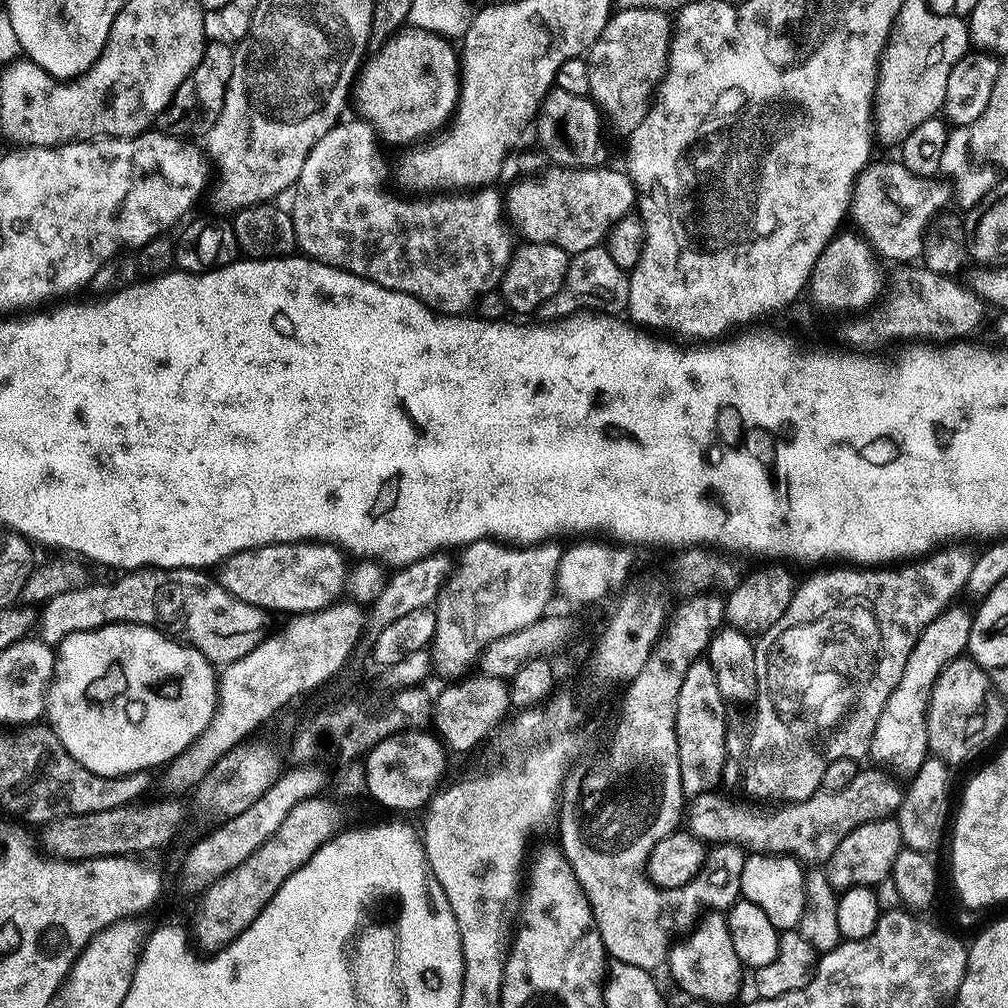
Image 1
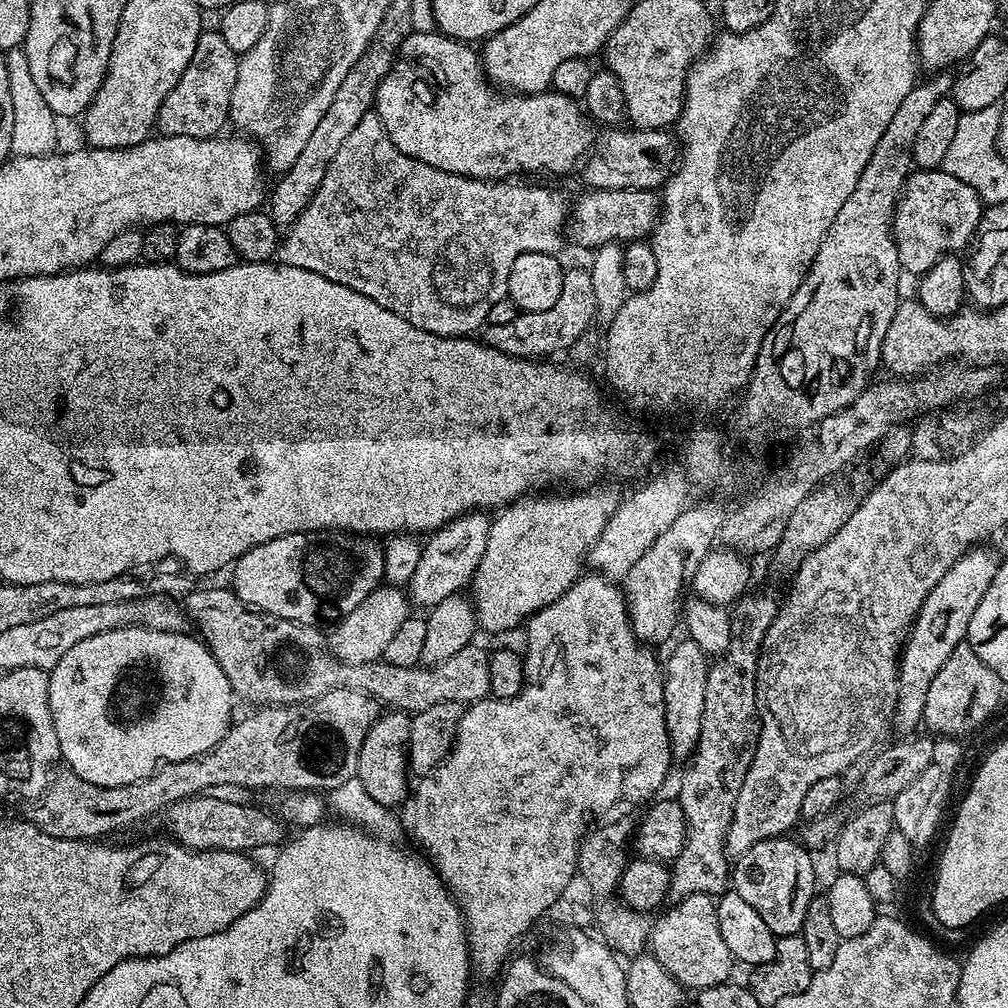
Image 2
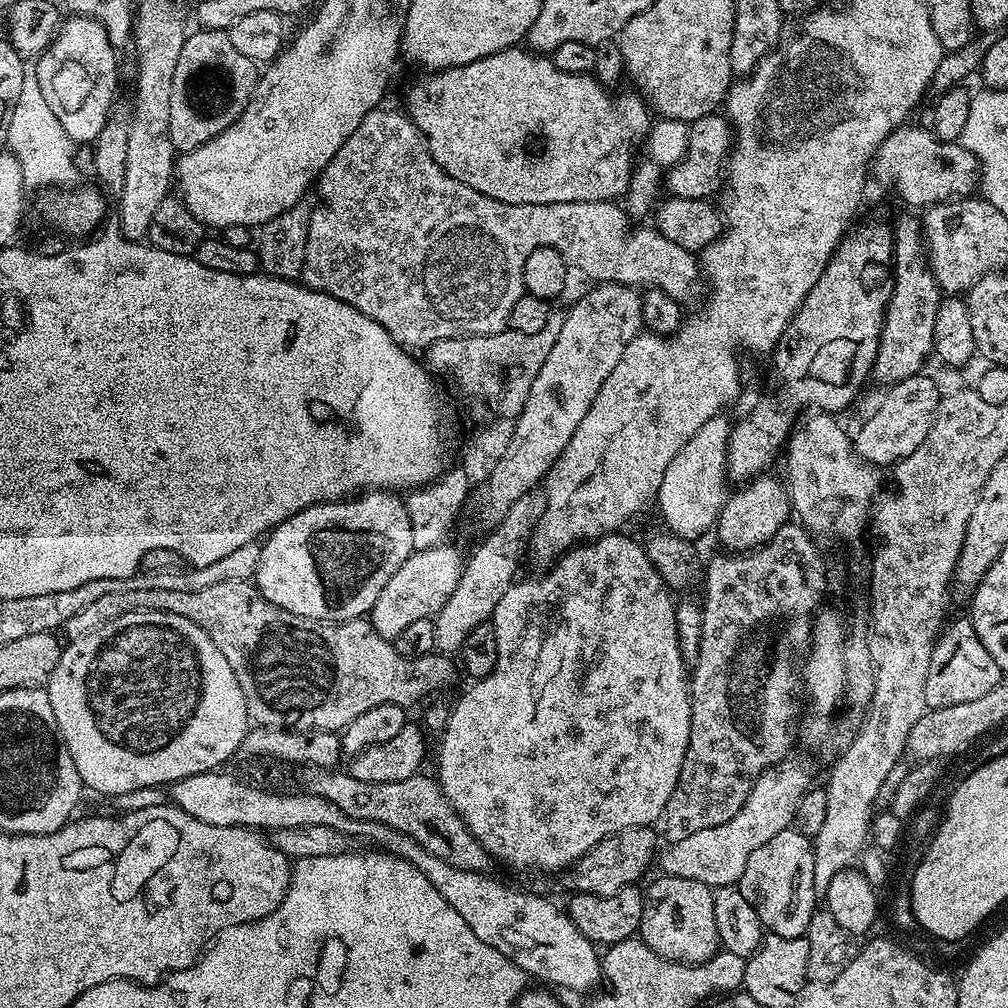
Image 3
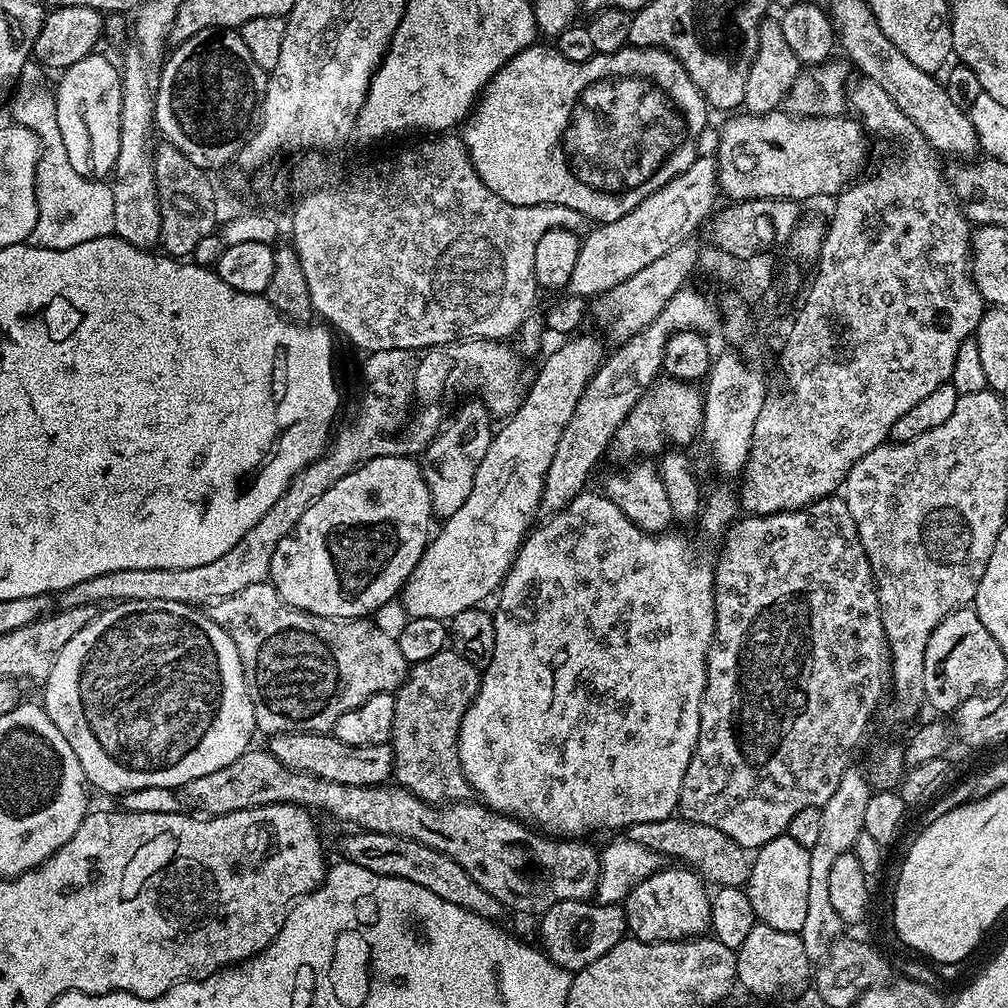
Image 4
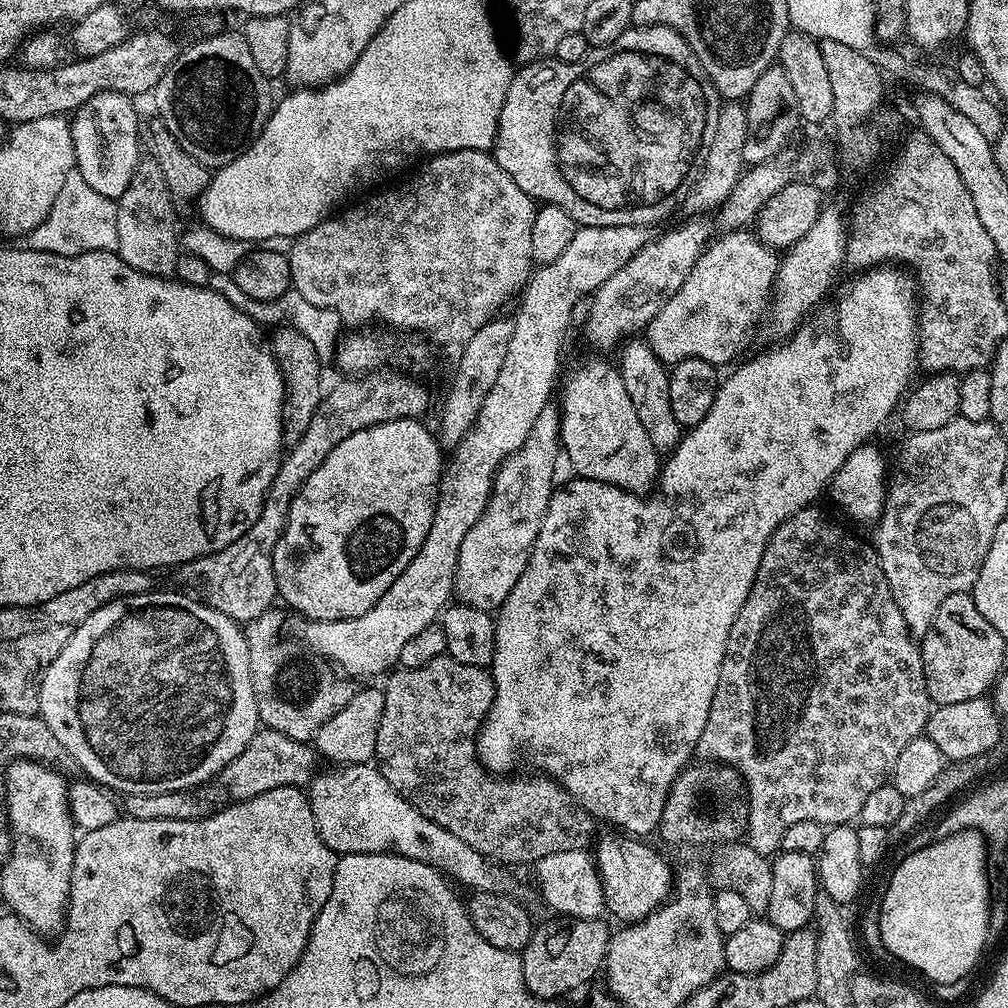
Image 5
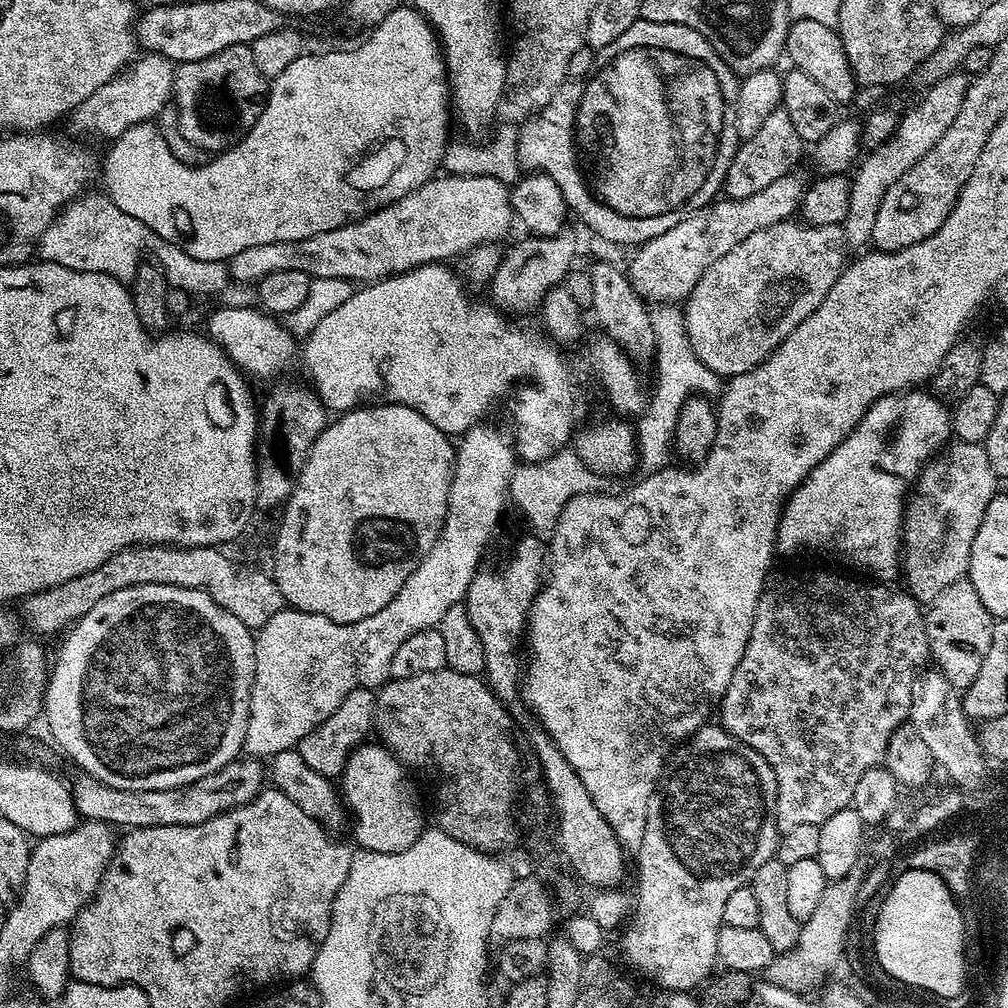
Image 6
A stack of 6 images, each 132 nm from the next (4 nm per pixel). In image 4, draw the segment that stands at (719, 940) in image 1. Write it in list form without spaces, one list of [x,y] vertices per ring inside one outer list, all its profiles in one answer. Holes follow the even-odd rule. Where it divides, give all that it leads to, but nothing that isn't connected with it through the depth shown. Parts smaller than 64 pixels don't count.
[[[665,866],[653,876],[647,876],[623,901],[628,932],[635,939],[656,944],[659,940],[690,940],[700,938],[711,929],[712,897],[705,881],[687,866]]]

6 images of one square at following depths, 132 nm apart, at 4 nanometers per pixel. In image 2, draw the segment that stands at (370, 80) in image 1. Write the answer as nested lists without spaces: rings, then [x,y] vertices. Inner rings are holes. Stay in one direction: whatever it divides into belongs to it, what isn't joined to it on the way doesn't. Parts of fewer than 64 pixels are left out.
[[[413,30],[408,35],[400,47],[406,55],[397,59],[390,74],[382,78],[374,105],[378,118],[382,118],[382,126],[386,126],[386,134],[390,134],[390,142],[418,162],[426,162],[443,172],[469,176],[472,180],[504,182],[520,171],[564,176],[576,163],[579,165],[589,155],[594,127],[585,109],[555,90],[531,94],[505,94],[497,90],[484,73],[481,53],[472,48],[475,47],[471,43],[454,40],[439,30]]]

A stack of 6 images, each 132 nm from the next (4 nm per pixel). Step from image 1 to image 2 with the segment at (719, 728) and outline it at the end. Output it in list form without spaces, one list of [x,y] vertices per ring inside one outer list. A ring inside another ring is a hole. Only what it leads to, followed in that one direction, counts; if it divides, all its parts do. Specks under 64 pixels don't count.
[[[690,638],[683,639],[677,639],[671,645],[672,653],[668,661],[665,659],[662,664],[666,730],[670,738],[672,759],[676,762],[687,761],[698,746],[698,738],[702,734],[702,714],[706,706],[706,678],[710,667],[710,657],[702,650],[702,646]]]

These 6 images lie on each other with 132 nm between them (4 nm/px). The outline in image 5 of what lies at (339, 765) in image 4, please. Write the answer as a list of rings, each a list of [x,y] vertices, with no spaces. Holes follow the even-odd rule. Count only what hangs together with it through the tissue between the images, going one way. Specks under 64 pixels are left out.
[[[261,727],[250,738],[246,750],[238,754],[214,778],[216,796],[220,802],[239,802],[249,800],[258,794],[266,794],[266,790],[304,786],[317,775],[316,760],[318,753],[315,747],[303,740],[295,740],[273,728]]]

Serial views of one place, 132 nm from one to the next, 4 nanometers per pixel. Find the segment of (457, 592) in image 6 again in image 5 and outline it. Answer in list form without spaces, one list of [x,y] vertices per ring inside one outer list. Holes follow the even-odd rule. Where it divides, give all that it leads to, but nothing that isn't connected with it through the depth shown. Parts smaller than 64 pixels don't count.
[[[580,226],[566,250],[562,250],[554,262],[539,265],[528,277],[519,297],[520,309],[512,320],[514,338],[510,338],[510,346],[506,349],[506,362],[502,362],[502,371],[494,386],[490,386],[482,410],[478,410],[478,418],[447,461],[436,492],[430,534],[426,534],[426,542],[422,542],[422,550],[414,554],[410,566],[398,574],[390,590],[386,590],[366,614],[345,620],[308,620],[305,623],[305,642],[318,655],[333,660],[345,677],[376,676],[379,672],[395,669],[406,641],[426,630],[426,626],[437,623],[454,596],[462,538],[466,538],[470,526],[482,518],[496,481],[496,471],[506,457],[526,442],[534,430],[534,422],[538,422],[538,414],[551,401],[548,399],[552,396],[552,387],[555,384],[557,387],[560,351],[572,324],[574,302],[595,294],[606,278],[622,270],[638,250],[648,245],[649,239],[649,229],[638,226]]]

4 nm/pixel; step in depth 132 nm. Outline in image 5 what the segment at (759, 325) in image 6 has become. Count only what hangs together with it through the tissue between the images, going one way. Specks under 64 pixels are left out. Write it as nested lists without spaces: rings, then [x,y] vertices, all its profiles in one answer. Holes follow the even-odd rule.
[[[741,230],[717,235],[698,258],[694,270],[690,270],[686,282],[682,282],[682,286],[668,299],[666,306],[662,306],[662,310],[658,310],[658,314],[648,323],[647,344],[666,366],[686,358],[702,358],[702,362],[717,366],[728,363],[731,365],[737,359],[735,356],[747,346],[756,323],[759,320],[761,323],[769,311],[779,268],[777,253],[756,239],[751,231]]]

